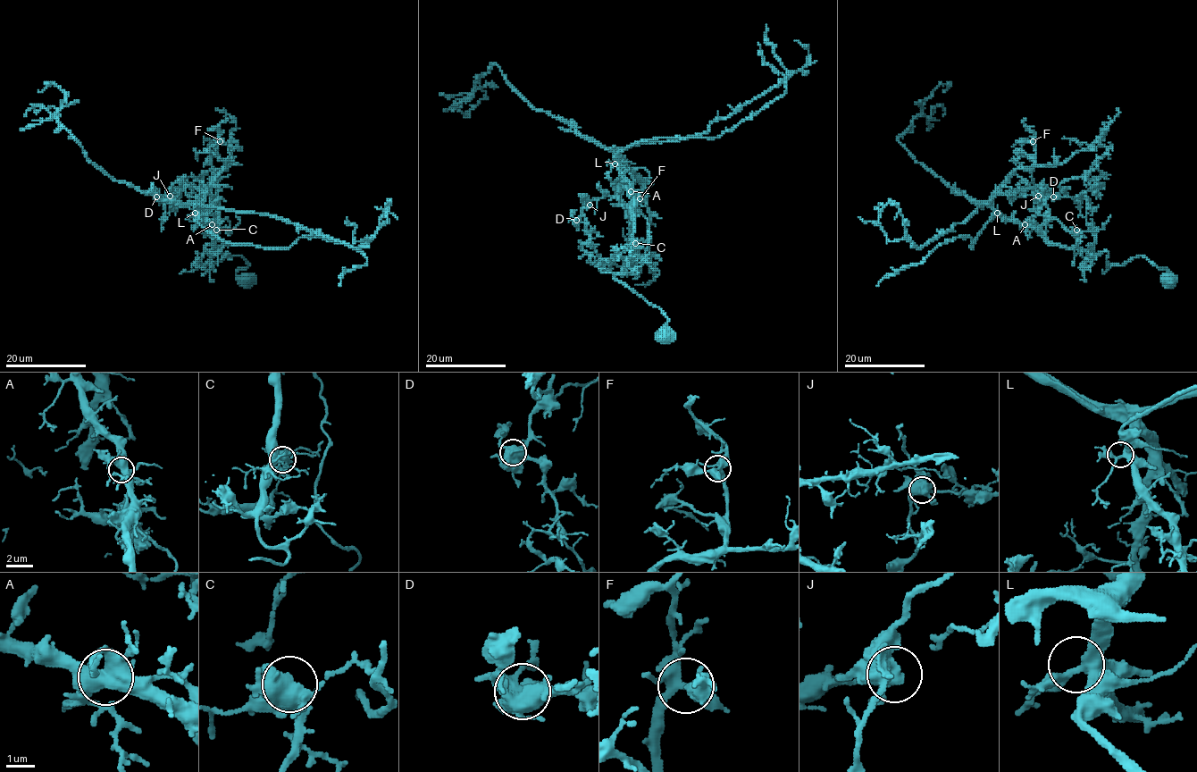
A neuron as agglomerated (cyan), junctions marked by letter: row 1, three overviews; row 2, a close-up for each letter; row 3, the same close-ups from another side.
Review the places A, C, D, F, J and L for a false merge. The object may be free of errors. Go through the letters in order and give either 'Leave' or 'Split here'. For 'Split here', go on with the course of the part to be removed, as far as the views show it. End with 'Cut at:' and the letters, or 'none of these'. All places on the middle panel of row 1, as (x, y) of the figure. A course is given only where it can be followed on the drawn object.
A: Split here. Course of the part to remove: (631, 191), (633, 196), (632, 205), (648, 220), (649, 239), (645, 261), (658, 272), (656, 277)
C: Leave
D: Leave
F: Leave
J: Leave
L: Leave
Cut at: A

